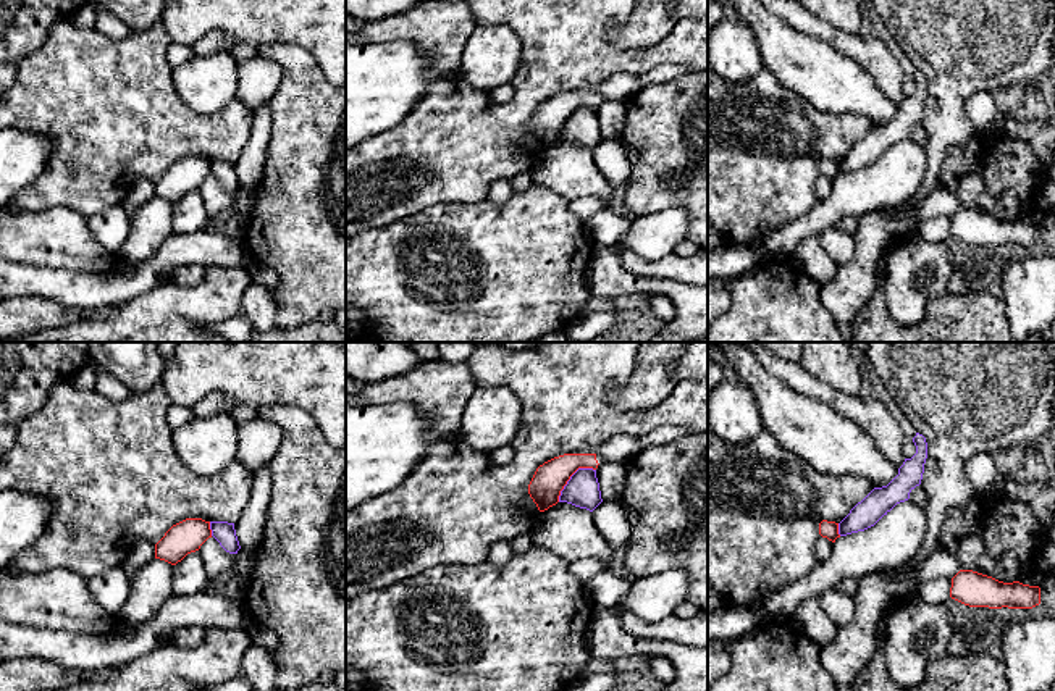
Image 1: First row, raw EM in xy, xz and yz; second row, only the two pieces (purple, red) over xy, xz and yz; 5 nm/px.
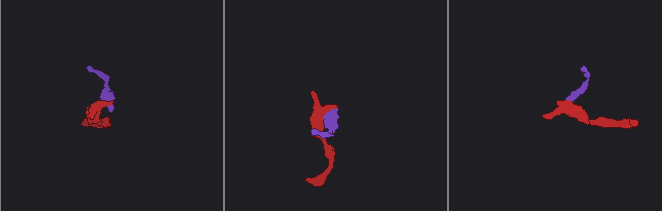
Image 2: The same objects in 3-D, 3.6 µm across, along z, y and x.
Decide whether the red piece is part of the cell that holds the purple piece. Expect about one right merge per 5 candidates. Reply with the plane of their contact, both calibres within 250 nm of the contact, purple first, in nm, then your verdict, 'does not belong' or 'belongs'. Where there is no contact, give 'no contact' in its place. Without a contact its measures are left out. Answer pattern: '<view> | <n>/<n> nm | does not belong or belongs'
xz | 170/160 nm | does not belong

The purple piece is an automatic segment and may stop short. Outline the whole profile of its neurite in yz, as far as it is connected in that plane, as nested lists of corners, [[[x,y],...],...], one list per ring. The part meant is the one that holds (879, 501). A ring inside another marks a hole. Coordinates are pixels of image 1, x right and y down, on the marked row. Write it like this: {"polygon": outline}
{"polygon": [[[919,433],[913,438],[916,454],[905,459],[898,475],[882,488],[874,488],[850,513],[839,523],[839,534],[864,531],[874,526],[897,504],[910,499],[910,492],[921,484],[924,463],[927,459],[927,442]]]}

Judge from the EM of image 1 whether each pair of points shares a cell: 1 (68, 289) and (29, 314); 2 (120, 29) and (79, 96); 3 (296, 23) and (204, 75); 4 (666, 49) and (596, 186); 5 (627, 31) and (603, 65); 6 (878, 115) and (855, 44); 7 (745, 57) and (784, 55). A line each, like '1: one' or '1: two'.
1: two
2: two
3: two
4: two
5: two
6: two
7: two

